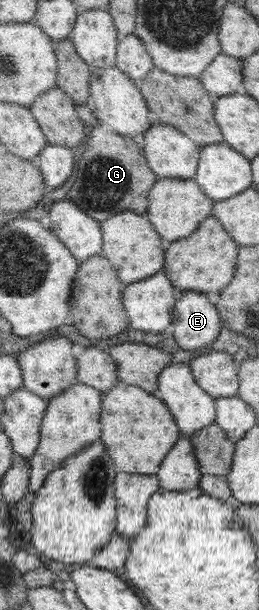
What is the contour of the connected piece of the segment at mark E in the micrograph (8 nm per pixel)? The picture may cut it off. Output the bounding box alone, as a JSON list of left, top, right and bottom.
[173,292,220,350]

